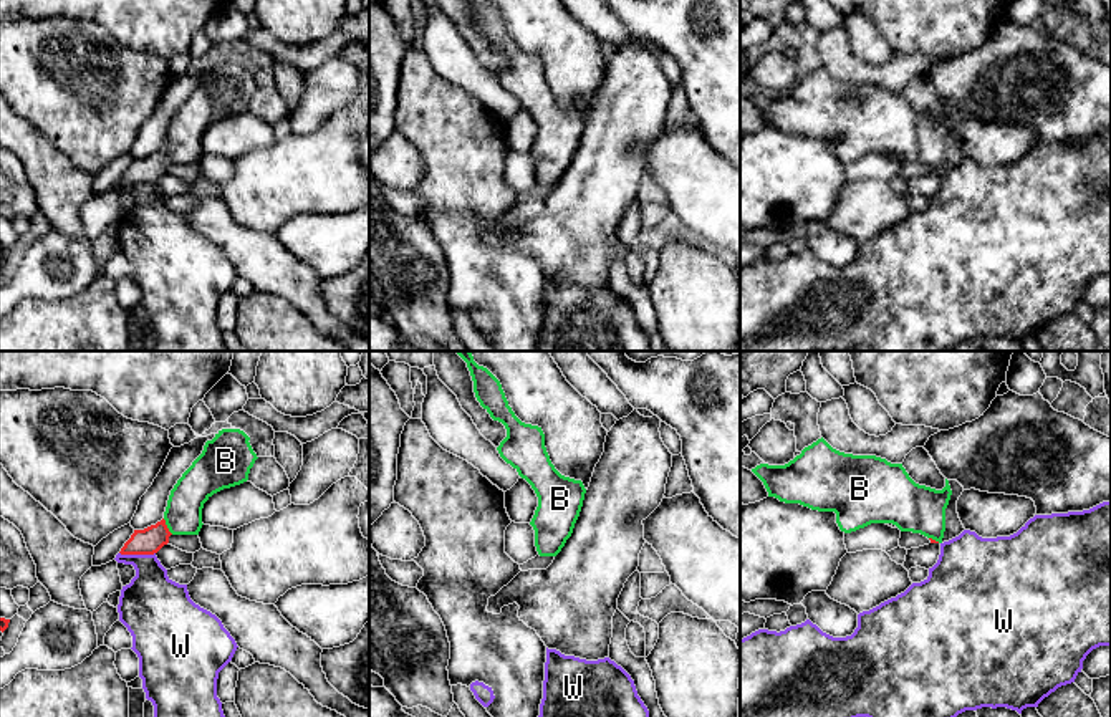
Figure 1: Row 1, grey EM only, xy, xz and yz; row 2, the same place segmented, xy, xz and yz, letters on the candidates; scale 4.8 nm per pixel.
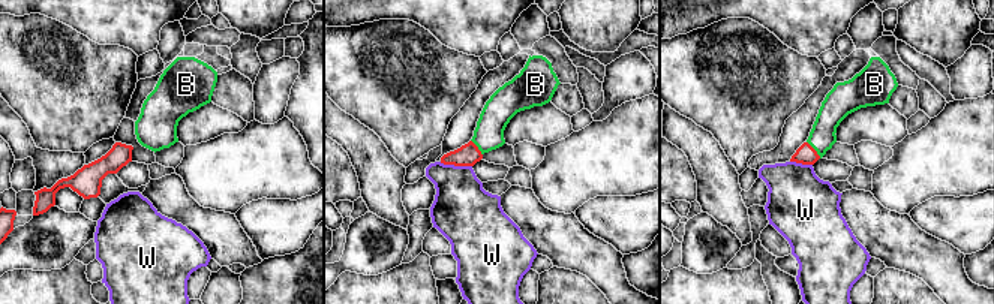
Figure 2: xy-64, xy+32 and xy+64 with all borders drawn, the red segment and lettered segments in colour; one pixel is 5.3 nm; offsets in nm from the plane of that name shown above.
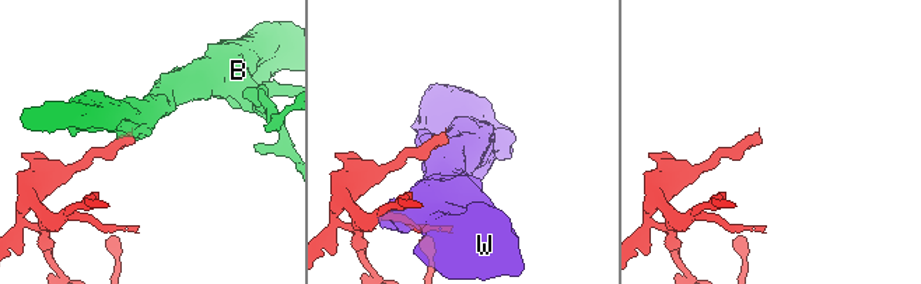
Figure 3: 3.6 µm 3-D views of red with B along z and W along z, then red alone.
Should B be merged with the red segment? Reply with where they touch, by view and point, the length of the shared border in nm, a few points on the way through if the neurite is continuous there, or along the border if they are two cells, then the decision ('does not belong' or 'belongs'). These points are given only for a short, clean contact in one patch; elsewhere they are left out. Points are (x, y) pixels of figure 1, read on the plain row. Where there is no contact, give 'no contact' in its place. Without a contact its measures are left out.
meets red in xy at (166, 156); contact 90 nm long; runs through xy (149, 169), (166, 156), (182, 144); belongs

